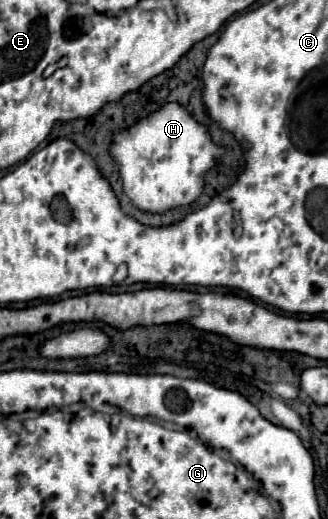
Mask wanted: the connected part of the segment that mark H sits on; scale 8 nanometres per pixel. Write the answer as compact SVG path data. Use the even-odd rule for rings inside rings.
M167 102L133 126L115 130L111 158L119 166L123 192L131 204L149 214L193 204L205 188L205 172L213 168L225 148L213 142L209 128L199 124L179 102Z

